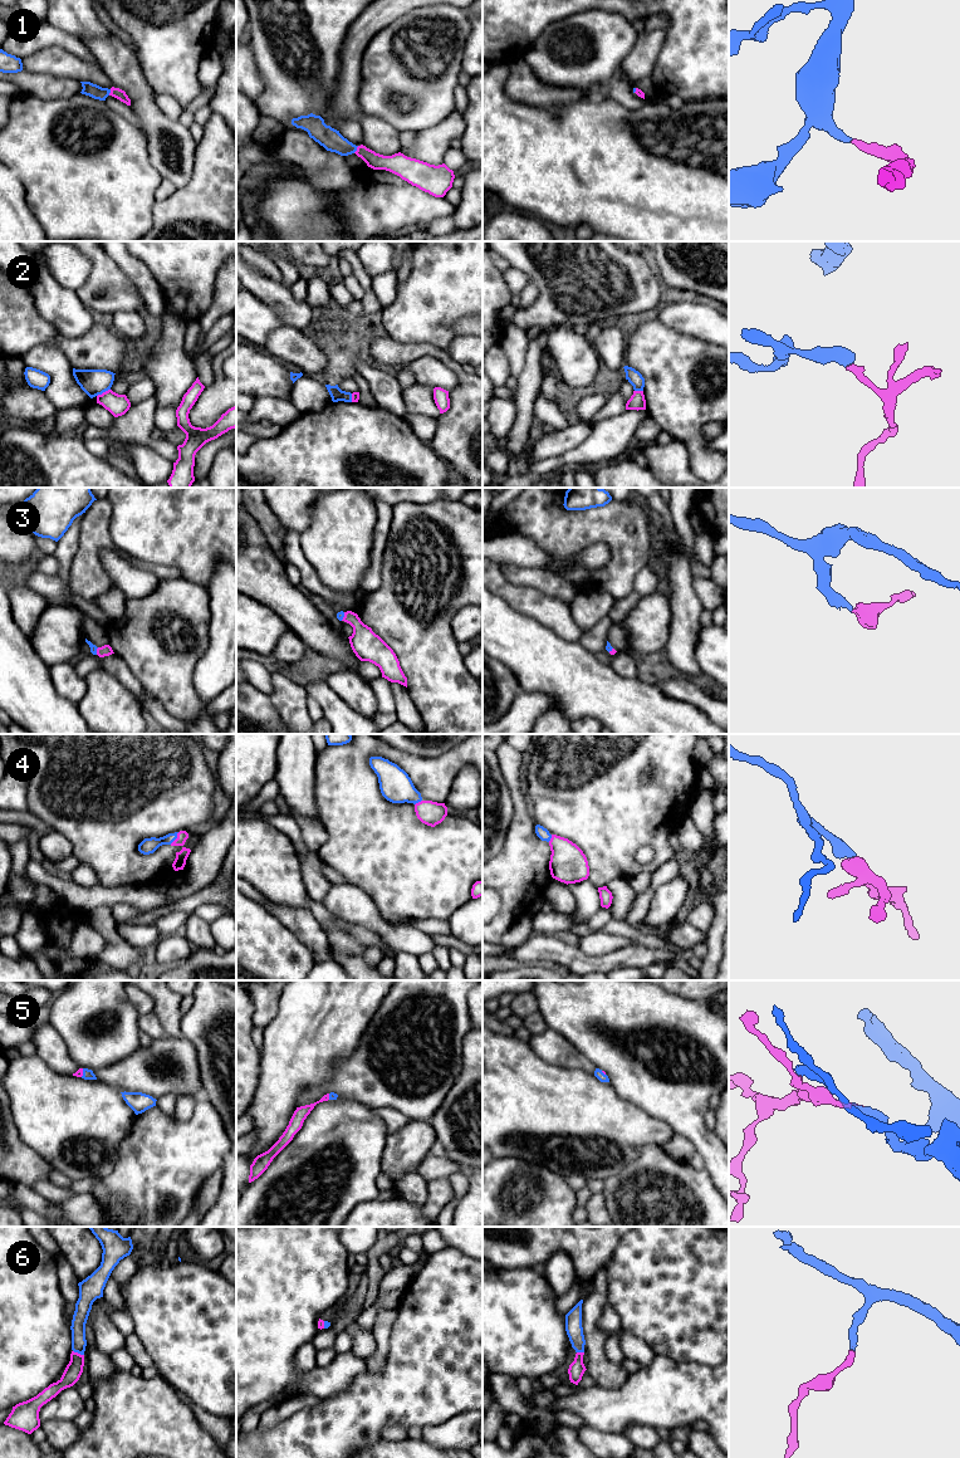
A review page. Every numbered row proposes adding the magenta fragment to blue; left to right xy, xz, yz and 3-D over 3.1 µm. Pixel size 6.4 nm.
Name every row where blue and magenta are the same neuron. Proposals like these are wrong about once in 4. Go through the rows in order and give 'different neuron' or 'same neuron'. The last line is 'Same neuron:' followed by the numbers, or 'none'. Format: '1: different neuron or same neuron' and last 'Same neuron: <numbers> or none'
1: same neuron
2: different neuron
3: same neuron
4: same neuron
5: same neuron
6: same neuron
Same neuron: 1, 3, 4, 5, 6

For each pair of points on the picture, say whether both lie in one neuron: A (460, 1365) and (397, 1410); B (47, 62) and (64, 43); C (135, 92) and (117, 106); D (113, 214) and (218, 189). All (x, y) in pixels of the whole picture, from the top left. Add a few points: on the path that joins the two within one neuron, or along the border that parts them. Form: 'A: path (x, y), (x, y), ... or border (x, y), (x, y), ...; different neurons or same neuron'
A: path (445, 1371), (436, 1371), (412, 1395); same neuron
B: border (32, 54), (52, 45), (59, 45), (87, 60); different neurons
C: border (128, 106), (138, 118), (142, 132); different neurons
D: border (156, 200), (152, 208), (152, 225), (150, 228); different neurons

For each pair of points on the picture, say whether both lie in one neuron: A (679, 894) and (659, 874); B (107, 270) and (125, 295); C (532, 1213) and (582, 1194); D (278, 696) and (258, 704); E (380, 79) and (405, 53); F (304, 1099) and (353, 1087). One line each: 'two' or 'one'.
A: two
B: one
C: two
D: two
E: one
F: one

